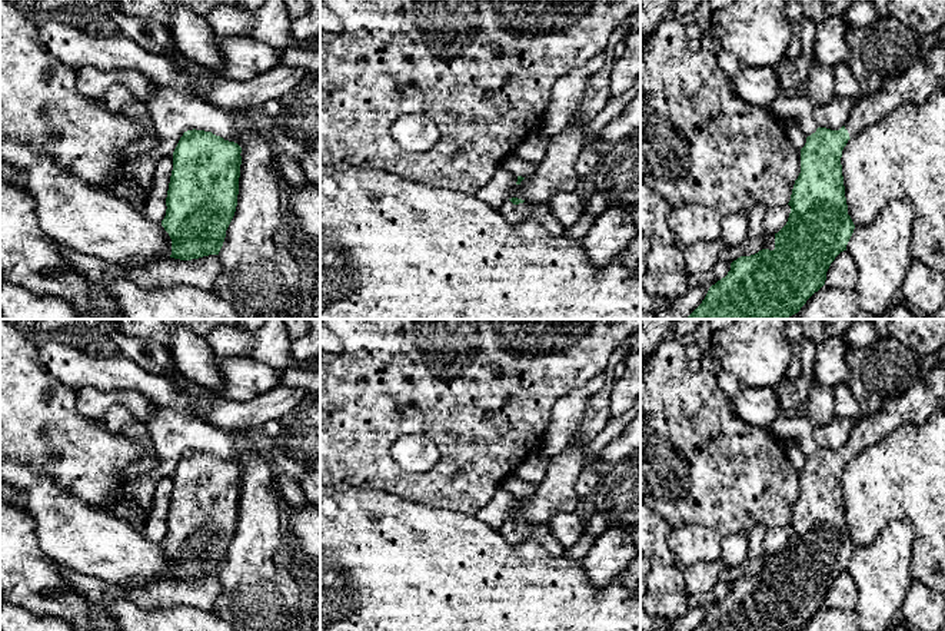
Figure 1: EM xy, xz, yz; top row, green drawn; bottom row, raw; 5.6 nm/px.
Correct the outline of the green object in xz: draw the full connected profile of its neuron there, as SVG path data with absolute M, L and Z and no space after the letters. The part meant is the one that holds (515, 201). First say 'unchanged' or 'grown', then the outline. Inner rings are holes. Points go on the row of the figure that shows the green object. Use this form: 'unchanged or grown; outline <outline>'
grown; outline M512 197L498 210L512 225L519 225L526 219L536 219L552 236L566 235L566 228L552 213L548 202L533 203Z

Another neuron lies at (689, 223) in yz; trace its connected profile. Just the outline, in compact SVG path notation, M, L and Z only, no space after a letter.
M699 203L672 207L668 223L681 246L698 240L718 240L722 235L723 215Z

